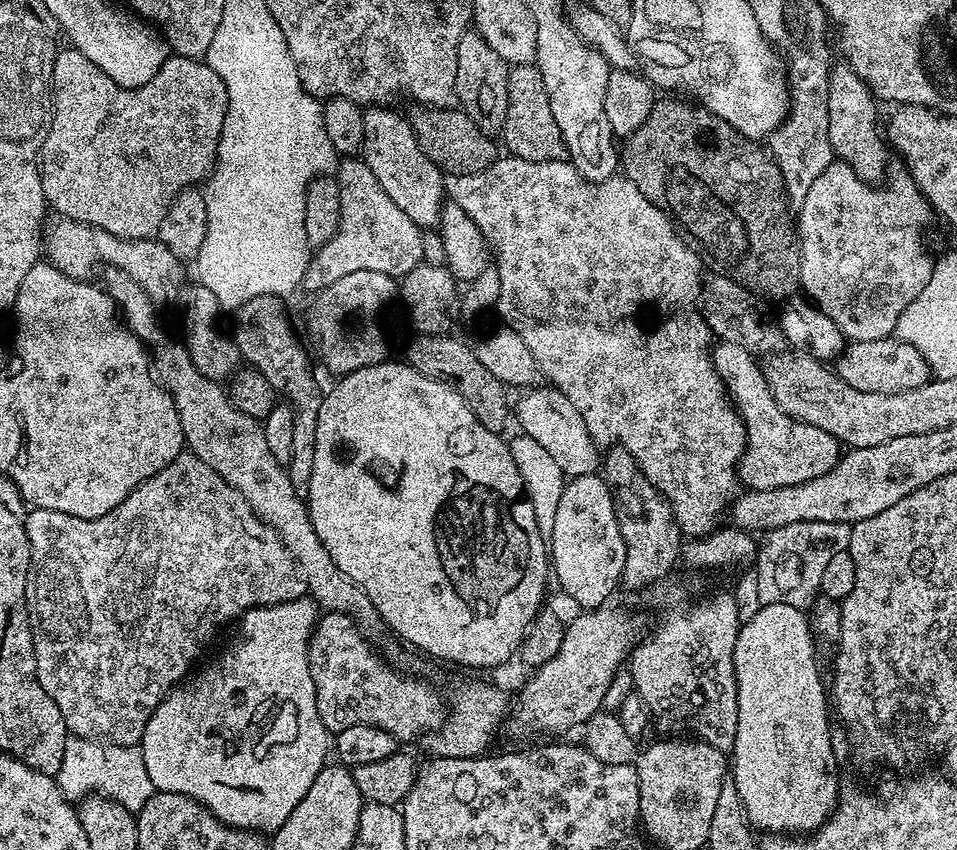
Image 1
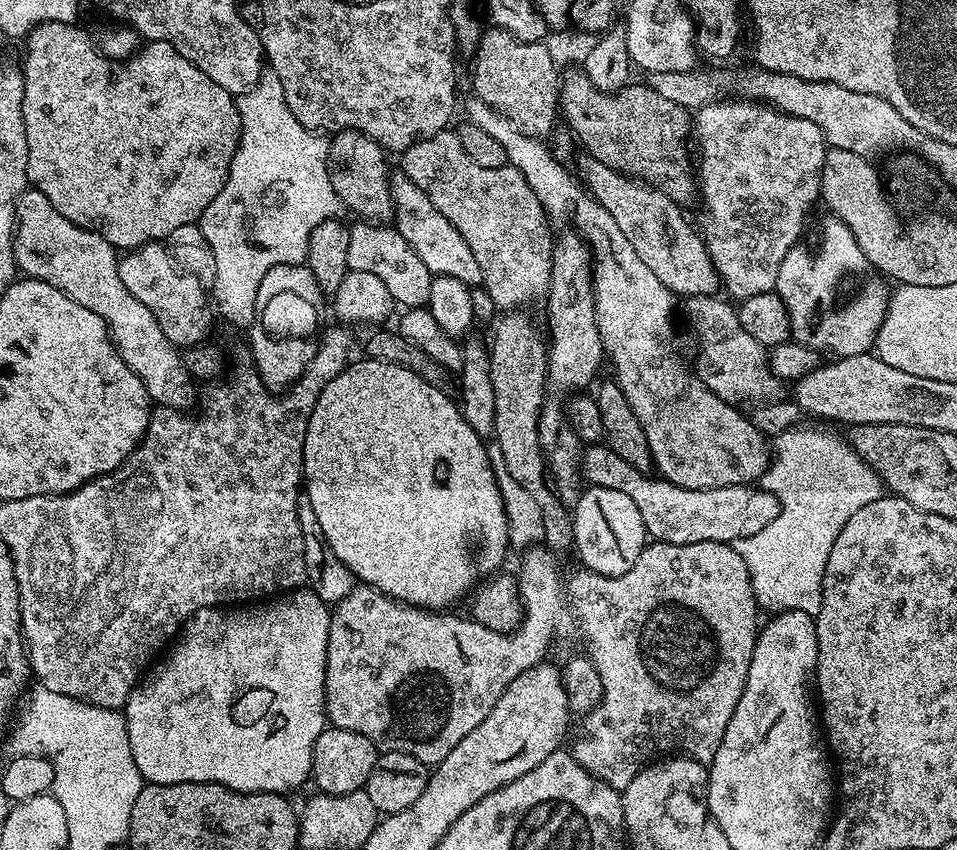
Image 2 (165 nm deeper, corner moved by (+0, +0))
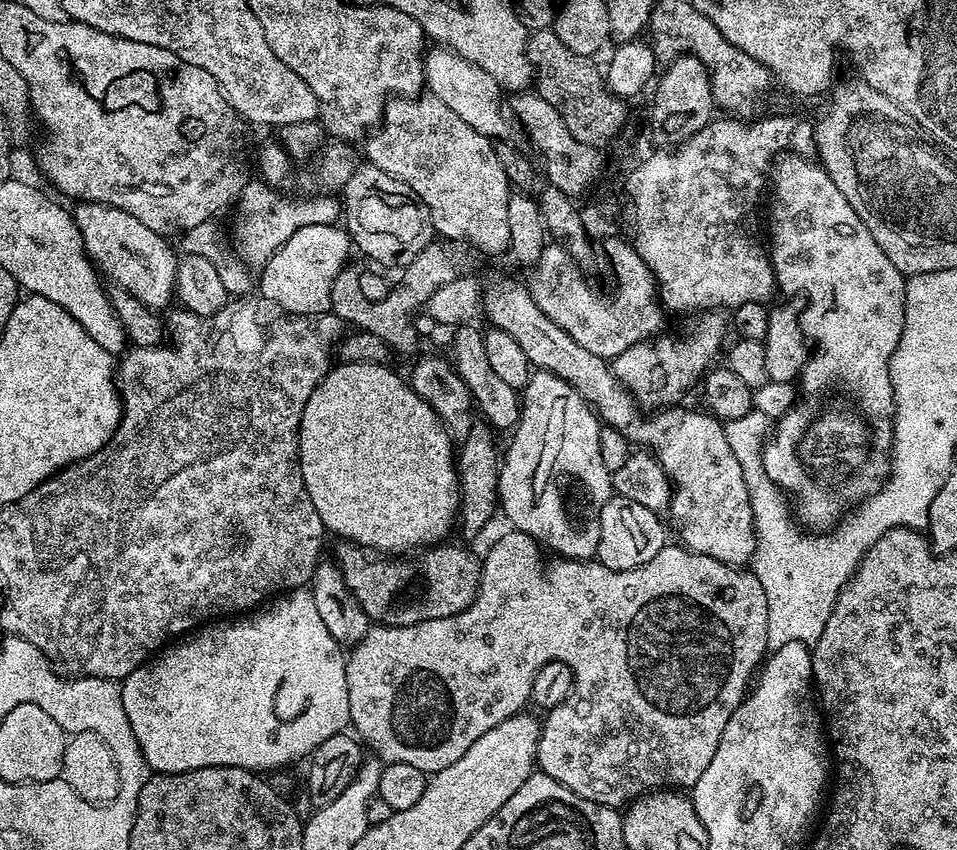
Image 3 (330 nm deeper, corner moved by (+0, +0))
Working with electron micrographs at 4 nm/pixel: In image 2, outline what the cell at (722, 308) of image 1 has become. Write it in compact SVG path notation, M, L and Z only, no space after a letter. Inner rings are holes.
M598 159L587 162L583 180L587 191L593 199L600 201L603 208L610 210L610 218L618 222L618 230L622 230L630 246L634 246L634 254L654 270L662 286L680 298L710 296L721 287L720 275L708 257L708 247L701 233L692 229L677 201L669 198L661 188L652 188L634 176L624 176Z

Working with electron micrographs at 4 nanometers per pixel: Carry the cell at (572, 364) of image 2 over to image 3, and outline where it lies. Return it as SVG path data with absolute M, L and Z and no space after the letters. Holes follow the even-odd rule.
M533 371L528 377L528 383L522 389L522 403L520 405L520 420L514 431L511 433L512 445L508 448L508 453L503 453L502 463L498 468L498 504L508 515L508 520L513 529L518 532L530 534L530 538L534 538L541 549L548 548L557 557L566 560L591 560L595 557L596 547L598 546L598 534L600 533L600 511L602 506L608 500L611 500L614 493L612 491L612 473L606 470L606 466L602 466L602 452L598 450L598 438L602 424L598 419L591 404L587 404L574 389L568 385L562 378L558 378L549 372Z

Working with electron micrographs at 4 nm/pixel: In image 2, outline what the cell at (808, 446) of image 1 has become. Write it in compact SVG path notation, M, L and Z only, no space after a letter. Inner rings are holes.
M469 99L467 123L486 130L491 134L502 150L506 150L508 164L519 169L530 182L530 190L538 194L539 201L544 204L544 211L553 221L560 220L572 212L572 204L580 204L580 228L583 239L592 250L592 289L596 303L596 325L600 341L604 344L604 355L616 370L615 383L620 385L626 402L630 402L630 410L634 410L634 418L642 426L646 434L648 449L652 451L652 460L661 477L671 484L682 486L686 490L710 490L725 488L739 484L751 485L763 477L770 463L770 444L765 433L757 430L751 419L739 412L735 403L723 400L718 394L711 392L695 371L684 368L682 361L676 357L672 349L672 335L676 328L672 325L672 311L678 303L677 297L669 288L662 286L654 275L654 270L634 254L634 246L626 239L626 234L618 230L618 222L610 218L610 210L600 205L599 200L586 198L583 187L556 161L556 156L547 148L545 141L539 136L527 136L510 122L501 112L497 112L485 100Z

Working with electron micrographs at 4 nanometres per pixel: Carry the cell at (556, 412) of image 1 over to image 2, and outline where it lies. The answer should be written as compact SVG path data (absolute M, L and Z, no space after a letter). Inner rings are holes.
M601 442L585 447L582 452L582 476L593 488L605 488L606 490L619 490L626 494L634 506L642 514L644 528L653 541L662 544L693 544L694 542L722 542L732 544L741 540L744 536L758 534L780 513L780 503L773 492L765 492L763 487L739 484L738 486L726 486L725 488L711 488L710 490L686 490L677 484L671 484L669 480L655 478L651 480L637 465L632 464L626 458Z

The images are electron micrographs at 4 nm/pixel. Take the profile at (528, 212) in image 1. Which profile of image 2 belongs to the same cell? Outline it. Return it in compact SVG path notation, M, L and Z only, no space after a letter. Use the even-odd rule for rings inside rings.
M445 130L434 134L425 140L419 140L410 145L402 154L402 171L412 179L442 210L442 218L446 222L454 222L454 230L466 238L466 246L470 246L474 258L478 258L478 266L484 275L482 287L489 292L490 298L500 310L520 310L536 296L547 289L552 280L552 250L554 236L548 229L550 217L544 211L544 204L539 201L538 194L530 190L530 182L511 166L503 168L483 168L478 166L466 154L460 141L460 133L456 130Z

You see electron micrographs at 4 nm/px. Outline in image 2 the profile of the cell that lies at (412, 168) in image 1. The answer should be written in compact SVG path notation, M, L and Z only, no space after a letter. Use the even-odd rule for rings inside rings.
M393 171L390 183L394 227L414 248L414 253L422 258L433 277L449 275L450 278L458 278L459 282L469 286L483 285L484 275L478 266L478 258L474 258L470 246L466 246L466 238L462 238L462 234L454 230L454 222L446 222L446 218L442 218L442 210L438 210L438 206L434 206L434 202L430 202L424 191L404 175L403 171Z

